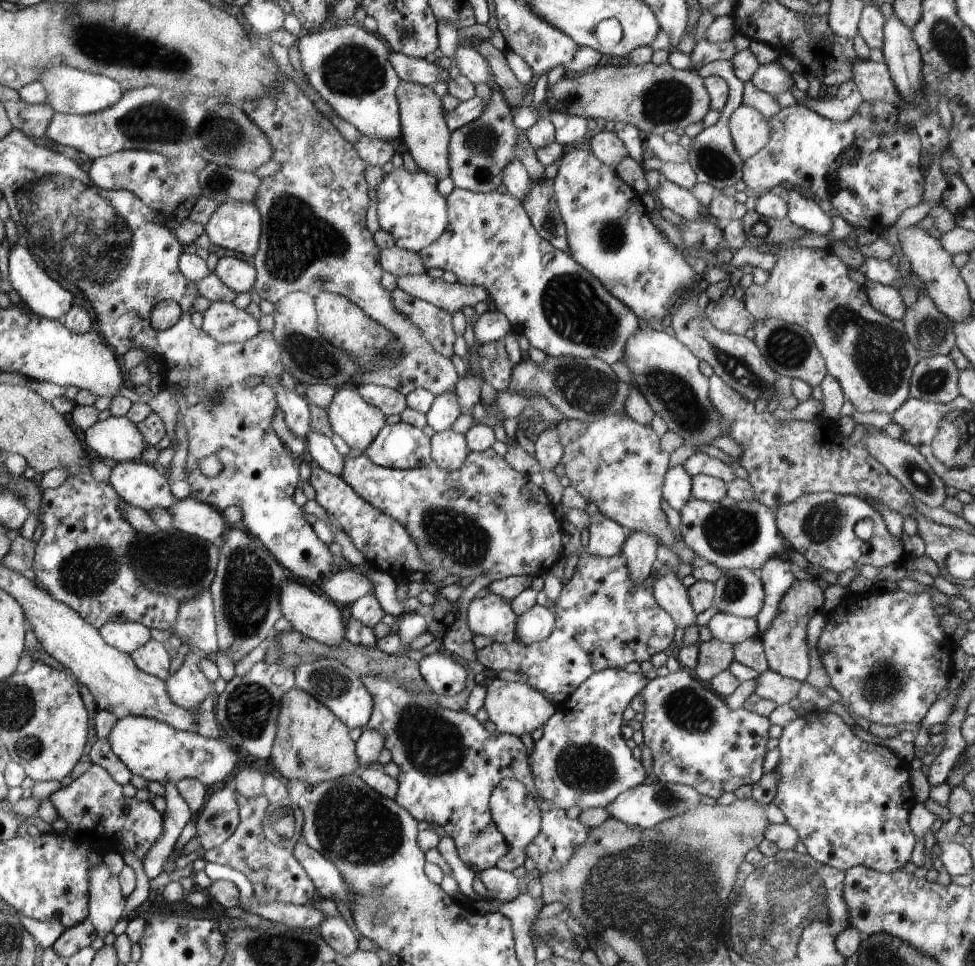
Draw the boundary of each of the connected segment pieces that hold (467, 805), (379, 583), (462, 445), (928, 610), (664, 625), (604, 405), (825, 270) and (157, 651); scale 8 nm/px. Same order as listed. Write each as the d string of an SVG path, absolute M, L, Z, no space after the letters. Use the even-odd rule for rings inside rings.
M364 674L363 684L374 695L374 715L367 728L384 736L384 747L392 753L392 762L400 768L400 784L395 801L411 814L415 820L437 824L444 828L446 837L454 840L460 860L475 875L494 867L510 850L507 841L496 828L490 816L489 799L502 778L522 782L530 792L535 791L529 750L518 736L502 732L488 732L474 715L465 711L454 712L438 703L437 695L408 685L400 676L374 676Z
M376 570L362 572L362 574L374 584L374 595L386 614L398 617L408 610L413 610L422 617L430 614L431 608L424 606L418 598L410 598L409 600L404 600L404 602L398 600L396 580L389 573Z
M452 429L438 432L431 438L431 457L443 470L459 470L467 462L467 456L470 454L467 437Z
M926 586L930 592L908 594L902 590L880 592L848 591L836 608L824 612L826 624L820 634L817 650L830 678L830 687L838 691L850 712L865 718L870 724L897 726L920 723L938 699L942 690L948 689L956 669L953 651L956 643L941 625L935 608L944 602L935 587Z
M583 552L576 564L574 576L563 586L556 606L549 602L549 608L556 612L556 631L548 639L530 645L517 640L492 643L490 646L475 650L476 659L491 676L503 670L518 672L522 677L526 676L527 684L532 684L532 688L538 689L544 695L552 696L562 692L570 696L574 688L581 687L589 678L596 675L596 672L604 671L610 666L624 668L630 662L650 661L656 652L669 652L674 648L673 637L677 627L675 621L655 600L654 585L652 575L642 584L636 584L630 578L630 567L627 565L627 558L622 554L604 558Z
M524 356L522 361L512 368L509 392L518 392L518 395L520 395L532 390L532 394L546 398L558 412L566 416L566 419L592 422L592 420L600 420L602 416L624 414L626 410L624 404L626 404L626 398L628 398L628 392L630 392L630 385L627 380L618 378L610 365L596 358L580 360L580 358L572 356L547 356L546 362L538 366L527 356Z
M764 244L762 246L756 246L755 250L758 252L769 252L774 254L776 258L776 266L770 270L770 278L766 284L759 286L758 284L753 284L748 286L744 290L744 305L746 306L746 311L755 319L755 320L764 320L764 318L778 318L778 320L784 320L789 324L796 324L801 328L804 328L806 332L810 334L810 337L813 339L813 342L816 346L816 349L820 352L820 355L824 358L825 368L827 375L831 375L839 384L846 398L846 401L849 401L854 405L854 409L857 412L879 412L884 414L894 414L910 396L910 376L912 376L912 368L918 364L918 350L910 343L908 336L905 332L905 327L903 323L898 320L891 320L889 317L886 317L883 313L877 312L868 301L868 296L865 295L864 287L859 286L856 282L852 281L849 276L849 267L835 256L829 248L818 249L818 248L807 248L807 247L797 247L797 248L780 248L778 245L772 245L768 248Z
M148 640L144 647L132 654L135 664L143 672L151 676L159 677L160 680L168 681L170 678L170 654L166 650L166 646L162 646L156 640Z

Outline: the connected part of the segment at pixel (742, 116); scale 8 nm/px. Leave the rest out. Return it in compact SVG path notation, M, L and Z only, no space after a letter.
M741 104L728 122L734 148L744 160L760 152L770 140L770 122L756 108Z

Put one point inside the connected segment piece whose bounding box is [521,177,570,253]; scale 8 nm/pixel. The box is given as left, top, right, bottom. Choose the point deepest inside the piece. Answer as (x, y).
(541, 206)

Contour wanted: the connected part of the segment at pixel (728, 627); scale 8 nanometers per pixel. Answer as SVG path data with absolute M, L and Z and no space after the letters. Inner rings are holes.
M717 612L706 624L710 628L712 639L736 645L752 636L759 635L756 617L744 618Z

